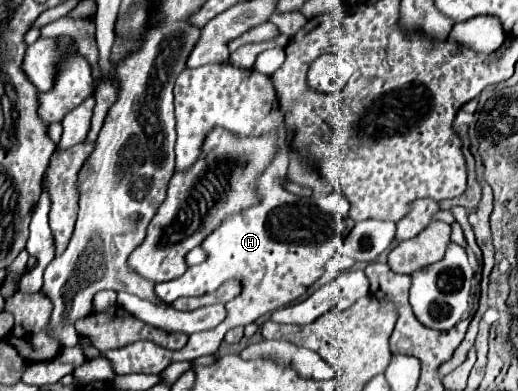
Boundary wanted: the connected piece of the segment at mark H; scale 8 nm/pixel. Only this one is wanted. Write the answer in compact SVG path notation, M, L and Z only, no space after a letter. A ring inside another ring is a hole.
M280 149L272 165L258 181L260 203L240 215L230 217L212 235L208 235L208 239L204 239L202 249L208 253L204 263L190 267L176 281L154 285L156 297L170 305L178 297L200 297L216 291L224 281L240 279L242 293L236 301L226 304L226 319L214 329L191 334L186 347L180 351L170 351L150 341L136 341L128 347L104 351L102 355L112 363L116 375L162 373L174 361L192 361L202 355L216 353L226 331L236 325L248 325L258 317L288 305L304 295L306 289L322 277L324 265L342 251L344 239L354 227L354 221L348 215L350 203L342 193L300 197L286 191L284 181L288 181L288 151Z

